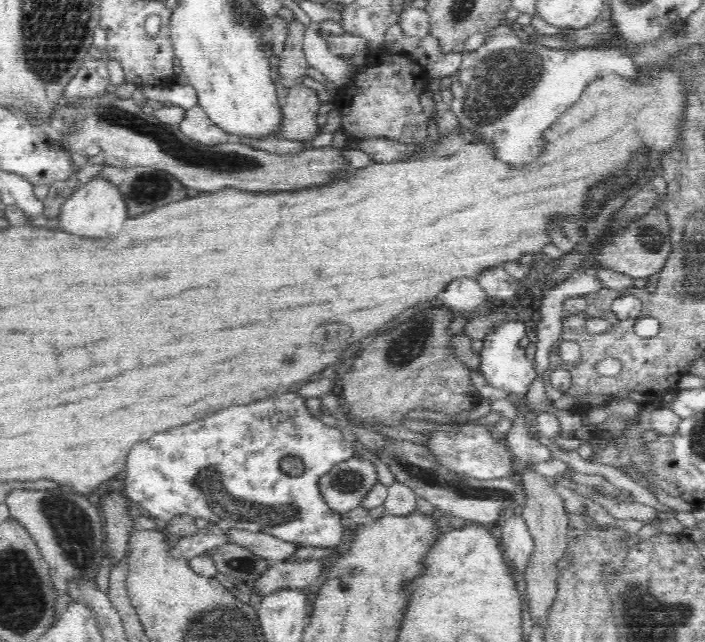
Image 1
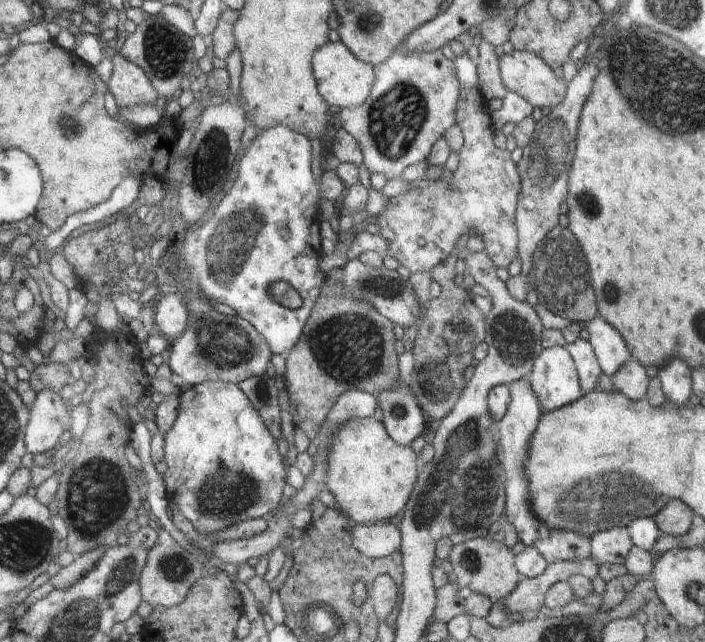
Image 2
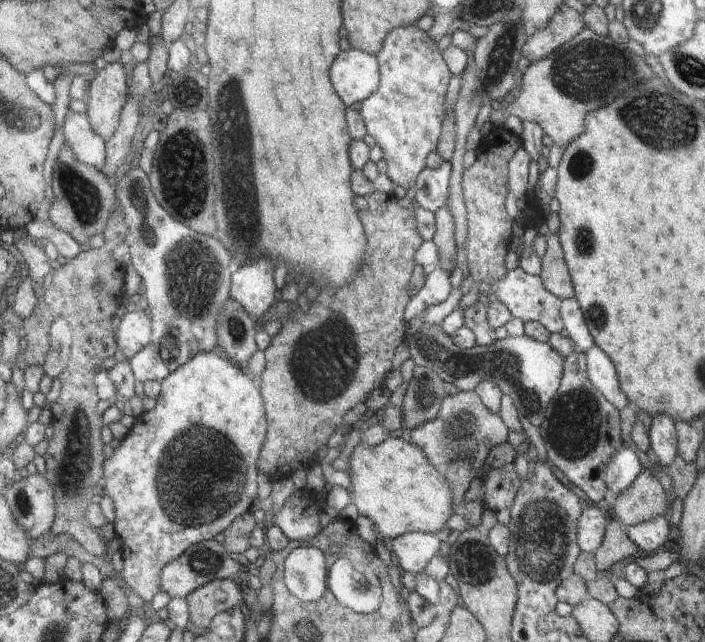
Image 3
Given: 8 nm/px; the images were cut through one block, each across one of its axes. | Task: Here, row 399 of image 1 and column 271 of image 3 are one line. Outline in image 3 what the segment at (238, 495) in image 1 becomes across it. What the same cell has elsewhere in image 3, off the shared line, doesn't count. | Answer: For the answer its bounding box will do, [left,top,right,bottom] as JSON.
[231,260,274,323]

